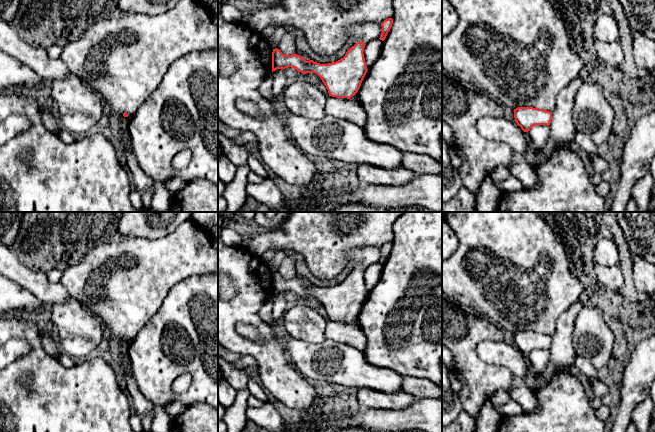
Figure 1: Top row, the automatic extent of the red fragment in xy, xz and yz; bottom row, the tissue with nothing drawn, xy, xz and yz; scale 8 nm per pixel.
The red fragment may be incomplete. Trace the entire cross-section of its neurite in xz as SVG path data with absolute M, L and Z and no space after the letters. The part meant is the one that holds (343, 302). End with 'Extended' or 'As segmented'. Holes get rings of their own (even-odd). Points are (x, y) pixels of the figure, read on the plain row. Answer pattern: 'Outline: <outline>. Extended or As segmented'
Outline: M357 266L343 282L328 288L306 285L295 277L284 279L275 272L272 276L272 296L291 291L303 299L315 297L326 310L329 320L350 323L358 316L368 294L363 277L365 269Z. As segmented

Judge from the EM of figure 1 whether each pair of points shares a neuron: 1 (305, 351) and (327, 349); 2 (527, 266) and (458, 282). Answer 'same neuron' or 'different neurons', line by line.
1: same neuron
2: same neuron

